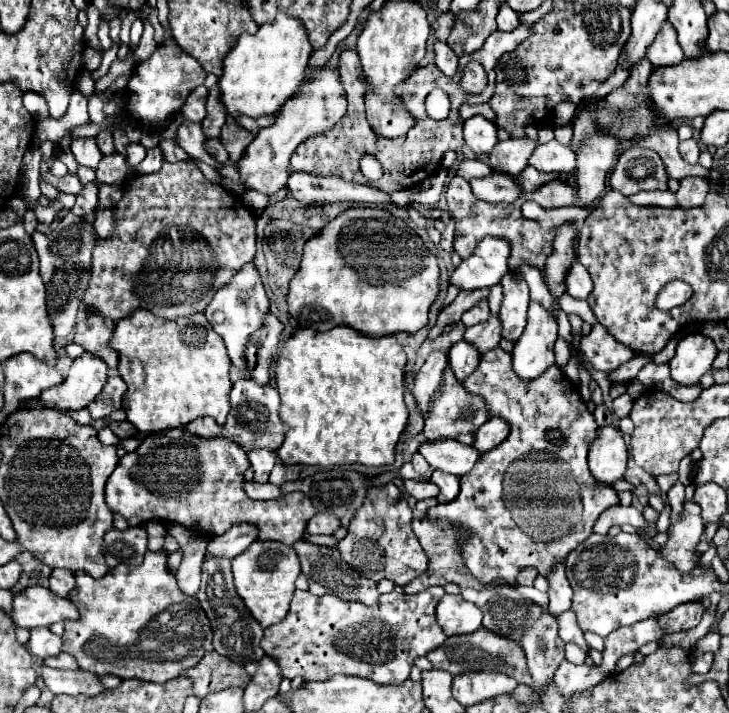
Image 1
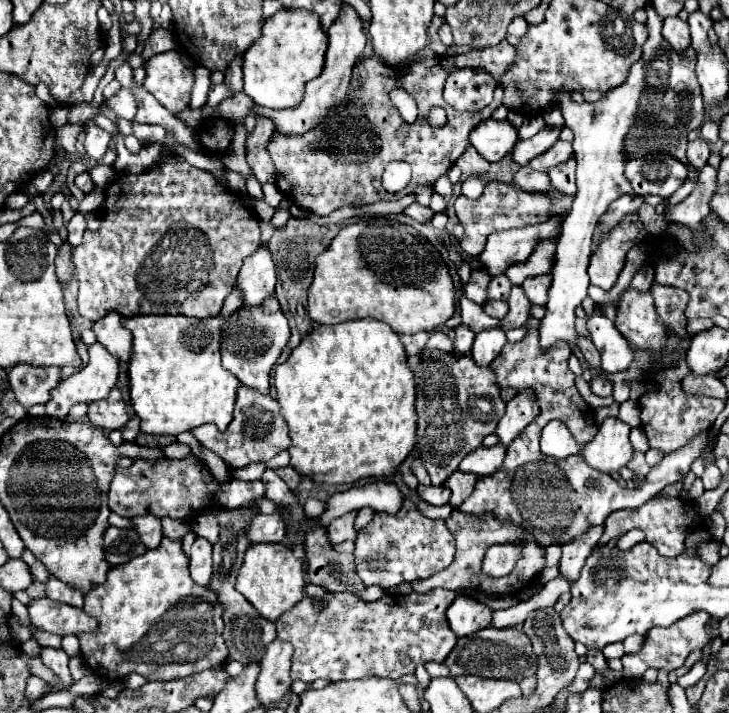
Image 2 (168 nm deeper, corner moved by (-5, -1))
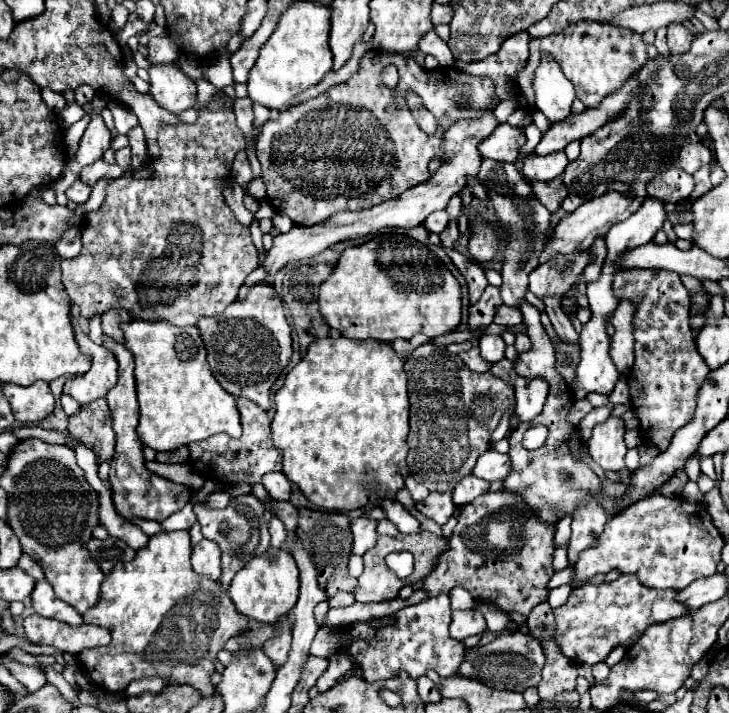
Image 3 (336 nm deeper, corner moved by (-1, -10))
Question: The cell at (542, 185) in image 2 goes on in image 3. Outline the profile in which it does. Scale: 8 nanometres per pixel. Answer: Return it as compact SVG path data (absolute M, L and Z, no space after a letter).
M555 178L555 180L549 180L549 182L531 182L531 184L533 184L535 198L549 212L555 212L559 208L559 204L563 202L563 198L567 196L567 186L563 184L561 178Z

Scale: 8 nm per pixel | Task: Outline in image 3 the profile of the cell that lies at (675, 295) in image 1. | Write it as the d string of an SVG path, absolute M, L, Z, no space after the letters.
M623 270L613 280L613 290L617 300L633 300L637 304L635 316L633 316L633 328L635 328L635 364L629 374L629 392L631 392L631 408L639 418L639 430L641 436L659 448L659 452L667 450L671 444L673 434L683 426L691 422L691 416L695 414L697 394L701 388L709 368L699 356L695 348L695 338L689 326L689 298L687 290L679 280L679 274L667 272L667 270Z

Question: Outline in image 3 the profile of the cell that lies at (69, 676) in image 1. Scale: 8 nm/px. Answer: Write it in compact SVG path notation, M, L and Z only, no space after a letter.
M3 656L3 664L9 668L9 672L29 690L29 692L35 692L39 690L47 678L45 674L41 672L39 666L25 666L25 664L19 664L19 662L9 662L5 656Z

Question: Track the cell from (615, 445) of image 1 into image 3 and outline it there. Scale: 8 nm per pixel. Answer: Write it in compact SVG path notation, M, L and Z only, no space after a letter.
M609 416L607 422L597 424L593 428L593 436L587 442L589 456L603 470L621 472L625 468L627 446L623 442L623 432L625 432L625 426L617 416Z

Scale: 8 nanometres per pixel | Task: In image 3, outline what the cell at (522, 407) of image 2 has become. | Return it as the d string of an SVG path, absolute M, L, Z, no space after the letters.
M517 378L515 382L515 418L517 424L533 420L547 398L547 382L545 380L525 380Z

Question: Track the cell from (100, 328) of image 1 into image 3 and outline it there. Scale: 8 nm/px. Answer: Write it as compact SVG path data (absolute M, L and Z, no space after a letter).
M109 310L101 316L101 328L103 328L103 334L109 336L111 340L115 342L125 342L123 340L123 332L121 332L121 322L129 322L131 320L131 314L127 310Z

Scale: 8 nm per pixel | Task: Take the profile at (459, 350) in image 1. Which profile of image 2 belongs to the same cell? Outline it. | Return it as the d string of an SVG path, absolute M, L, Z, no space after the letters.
M497 327L497 329L481 331L475 337L471 355L473 355L475 363L479 363L481 367L485 367L485 365L489 365L495 359L495 355L499 355L499 351L503 349L505 343L507 343L507 337L505 337L503 329Z

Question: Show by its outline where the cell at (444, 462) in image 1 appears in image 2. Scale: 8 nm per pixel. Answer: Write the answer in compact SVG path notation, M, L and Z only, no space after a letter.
M505 445L481 447L479 451L473 451L473 455L467 455L467 459L463 459L459 469L477 475L493 475L503 465L505 451L507 451Z

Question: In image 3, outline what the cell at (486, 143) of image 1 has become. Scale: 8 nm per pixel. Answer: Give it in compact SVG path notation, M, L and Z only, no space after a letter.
M499 124L495 132L487 136L487 140L479 142L479 154L483 158L491 158L497 162L515 162L523 142L525 142L525 134L521 128Z

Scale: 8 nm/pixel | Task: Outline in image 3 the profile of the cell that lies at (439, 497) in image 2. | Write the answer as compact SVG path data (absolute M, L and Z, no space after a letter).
M431 492L425 500L417 502L415 508L417 508L421 514L429 516L431 520L435 520L437 524L441 524L441 526L443 526L443 524L447 522L447 518L455 512L455 504L453 504L451 494L439 494L439 492Z

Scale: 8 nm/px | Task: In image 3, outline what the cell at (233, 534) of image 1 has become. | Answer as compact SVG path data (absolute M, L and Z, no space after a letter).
M271 518L269 532L271 532L271 546L275 546L275 548L283 546L283 542L287 538L287 532L285 532L285 526L283 526L283 522L279 518Z

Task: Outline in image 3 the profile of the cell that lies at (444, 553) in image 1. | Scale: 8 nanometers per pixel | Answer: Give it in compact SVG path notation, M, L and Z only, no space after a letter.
M485 492L477 500L477 522L473 522L473 526L453 530L449 538L449 550L441 556L439 566L427 576L427 580L423 580L421 590L427 592L427 596L439 596L449 594L449 590L455 586L463 586L479 602L491 602L507 614L521 612L523 616L527 616L533 606L547 600L547 582L553 576L553 534L555 528L541 524L519 496L507 492Z

